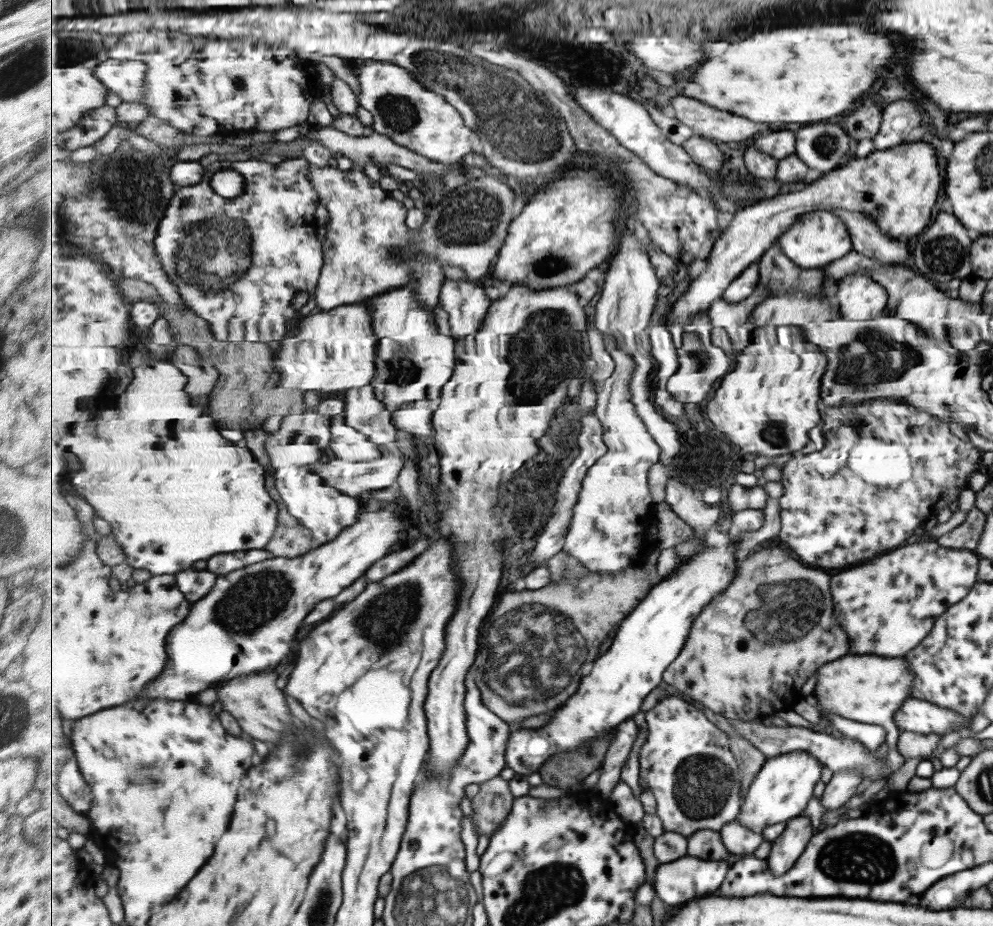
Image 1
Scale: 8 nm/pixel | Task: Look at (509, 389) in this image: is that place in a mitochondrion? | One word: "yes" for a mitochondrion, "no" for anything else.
yes

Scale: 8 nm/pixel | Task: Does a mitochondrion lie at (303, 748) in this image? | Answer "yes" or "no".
yes

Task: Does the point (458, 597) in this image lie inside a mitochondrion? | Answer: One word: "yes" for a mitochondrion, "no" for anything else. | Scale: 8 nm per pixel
no

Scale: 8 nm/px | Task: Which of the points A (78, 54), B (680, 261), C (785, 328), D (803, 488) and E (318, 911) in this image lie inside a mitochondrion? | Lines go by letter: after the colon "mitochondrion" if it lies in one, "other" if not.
A: mitochondrion
B: other
C: other
D: other
E: mitochondrion

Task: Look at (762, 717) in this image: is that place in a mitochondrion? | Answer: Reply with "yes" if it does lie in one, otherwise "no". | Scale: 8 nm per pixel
no

